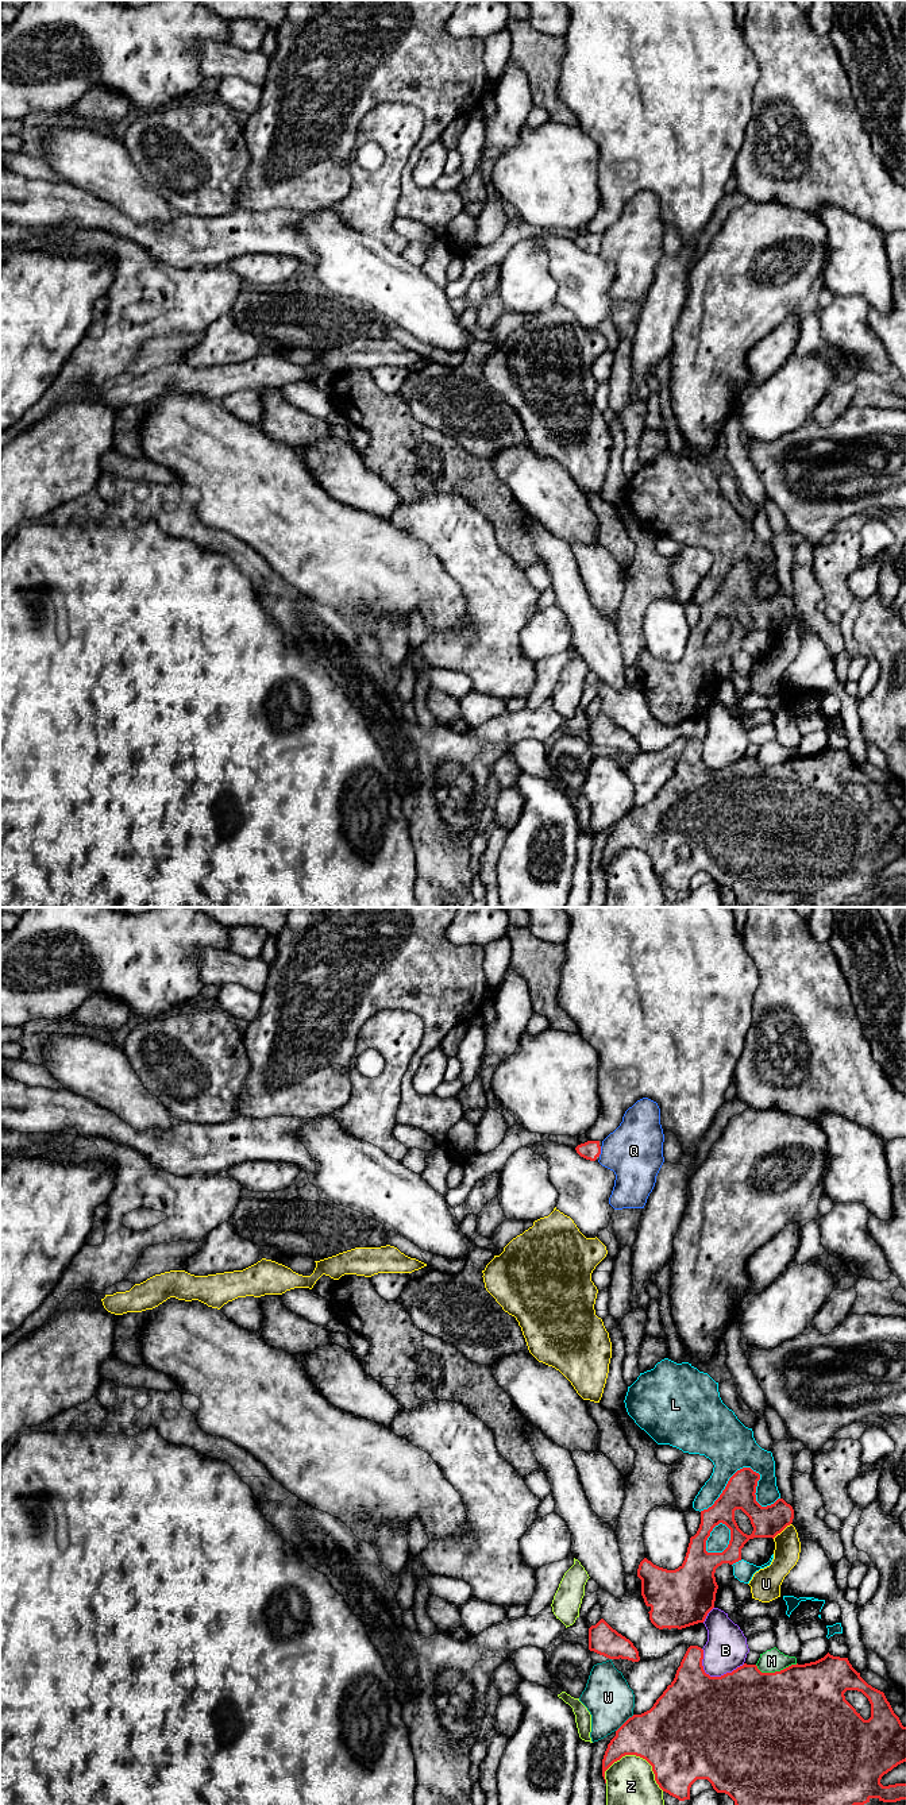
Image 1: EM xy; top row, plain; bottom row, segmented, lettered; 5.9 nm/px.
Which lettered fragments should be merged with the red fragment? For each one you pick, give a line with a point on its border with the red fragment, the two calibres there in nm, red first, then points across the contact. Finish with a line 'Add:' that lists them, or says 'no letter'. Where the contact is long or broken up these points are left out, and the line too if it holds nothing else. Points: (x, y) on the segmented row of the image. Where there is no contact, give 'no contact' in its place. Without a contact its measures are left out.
Add: no letter

